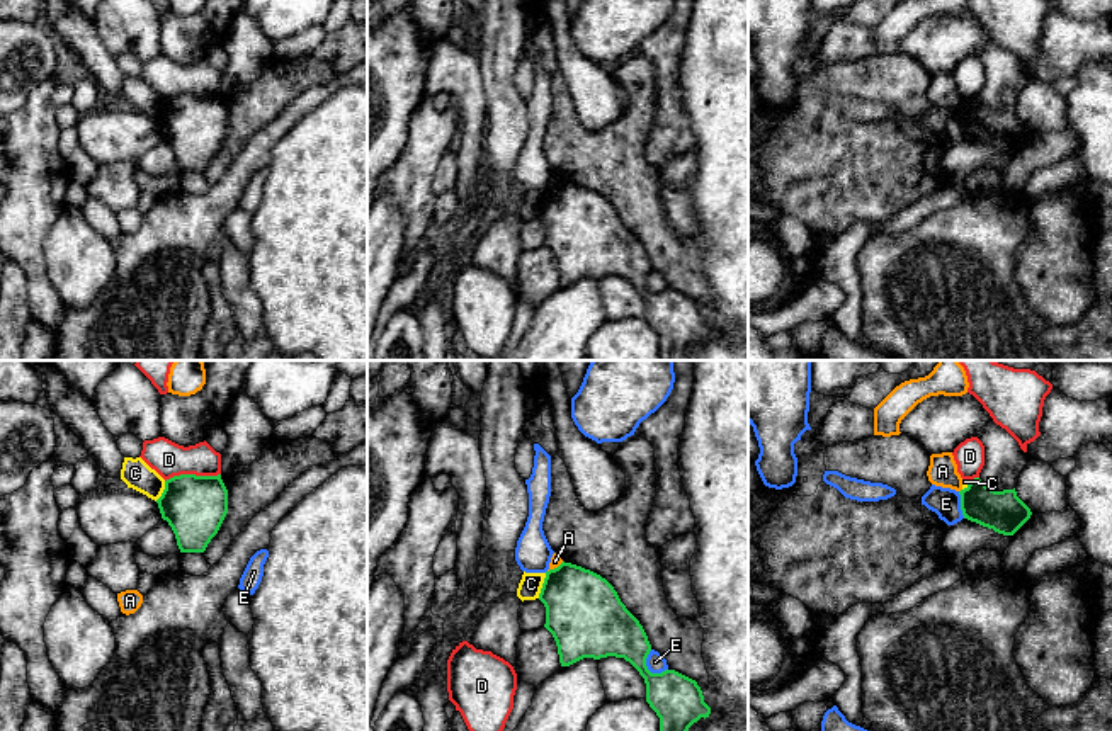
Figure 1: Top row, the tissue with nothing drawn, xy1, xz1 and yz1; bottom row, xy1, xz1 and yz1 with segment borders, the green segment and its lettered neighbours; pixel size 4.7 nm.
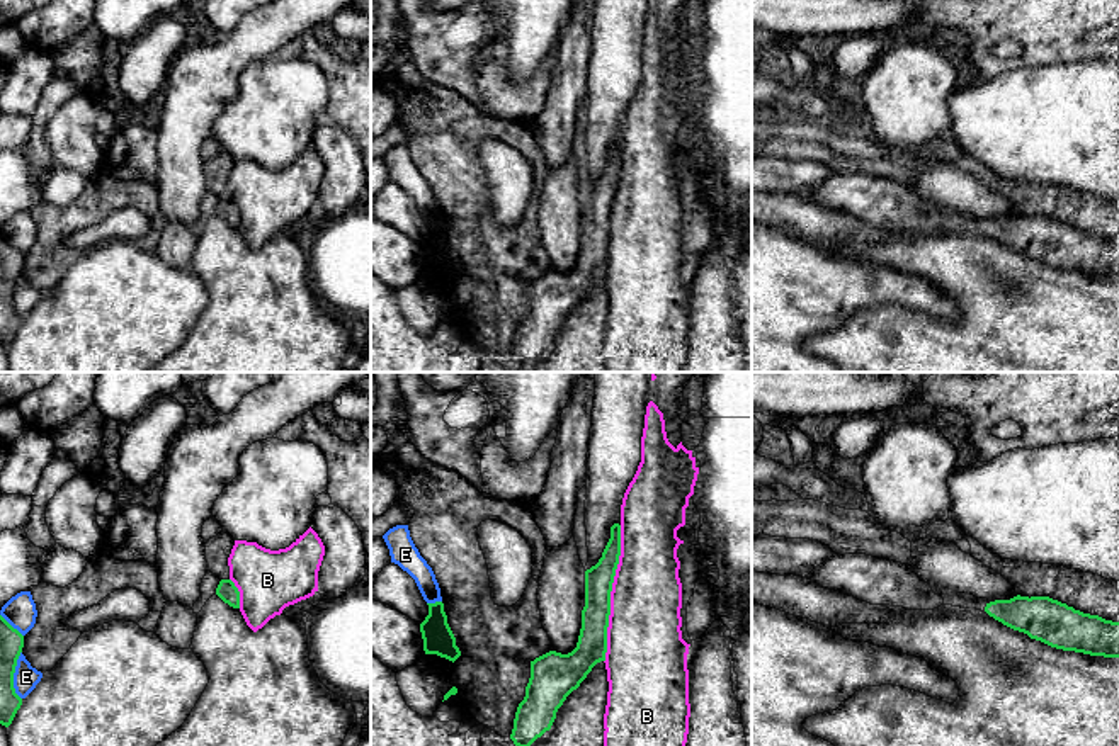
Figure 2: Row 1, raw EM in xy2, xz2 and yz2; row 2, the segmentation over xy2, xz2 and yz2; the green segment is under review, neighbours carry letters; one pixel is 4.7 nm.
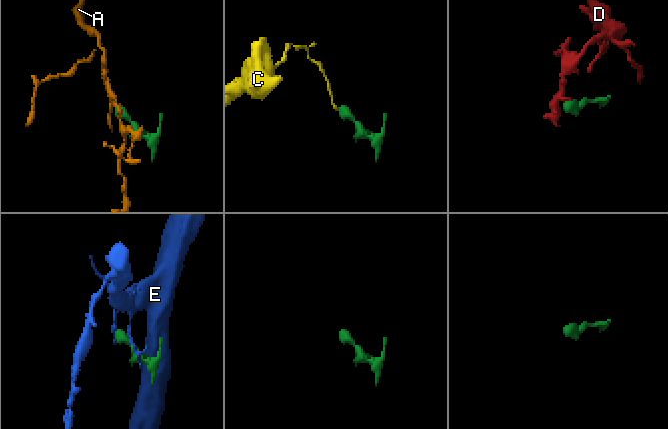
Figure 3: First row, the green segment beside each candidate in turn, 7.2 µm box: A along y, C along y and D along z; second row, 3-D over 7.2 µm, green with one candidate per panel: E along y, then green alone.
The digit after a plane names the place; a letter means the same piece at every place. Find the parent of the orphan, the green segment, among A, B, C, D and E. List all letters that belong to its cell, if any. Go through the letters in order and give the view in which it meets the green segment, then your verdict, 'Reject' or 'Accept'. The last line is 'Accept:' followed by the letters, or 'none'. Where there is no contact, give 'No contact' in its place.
A: Touches green in xz1. Reject
B: Touches green in xz2. Reject
C: Touches green in xz1. Reject
D: Touches green in xy1. Reject
E: Touches green in xz1. Reject
Accept: none

